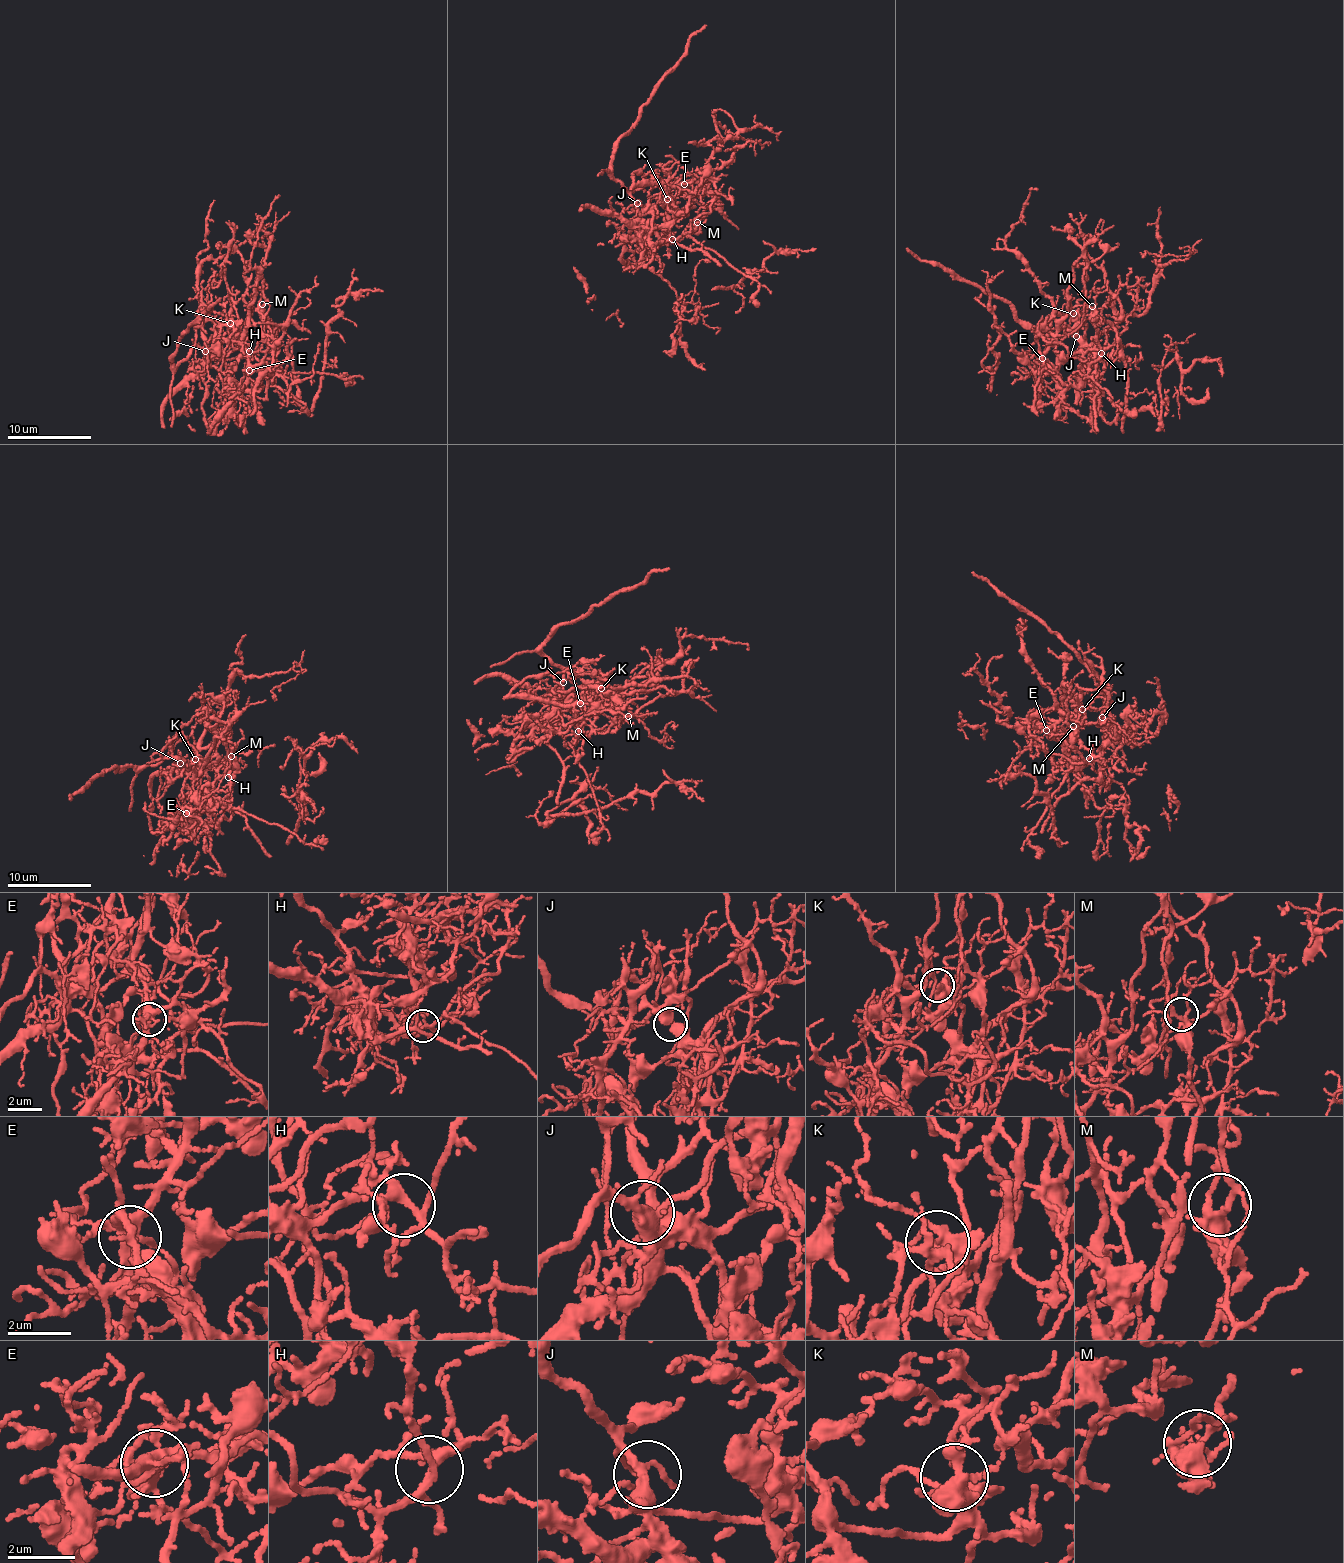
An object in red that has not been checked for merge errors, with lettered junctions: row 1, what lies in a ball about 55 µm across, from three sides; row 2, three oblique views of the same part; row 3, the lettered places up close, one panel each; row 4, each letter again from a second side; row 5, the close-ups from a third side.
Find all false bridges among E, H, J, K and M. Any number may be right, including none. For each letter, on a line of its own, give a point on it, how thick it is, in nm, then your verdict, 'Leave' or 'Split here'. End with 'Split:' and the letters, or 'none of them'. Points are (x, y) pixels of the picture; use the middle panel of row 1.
E: Place: (684, 184). Thickness 420 nm. Split here
H: Place: (672, 239). Thickness 260 nm. Leave
J: Place: (637, 203). Thickness 320 nm. Leave
K: Place: (667, 199). Thickness 300 nm. Leave
M: Place: (697, 222). Thickness 240 nm. Leave
Split: E

